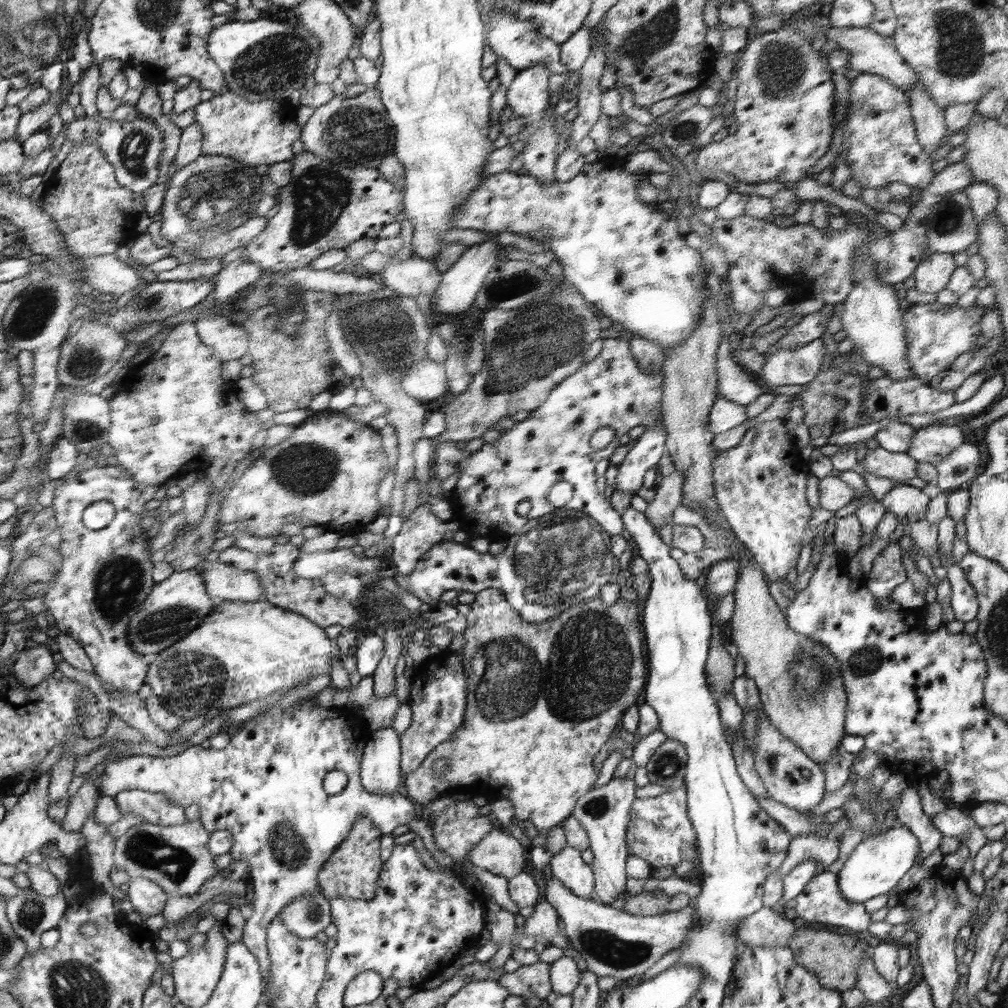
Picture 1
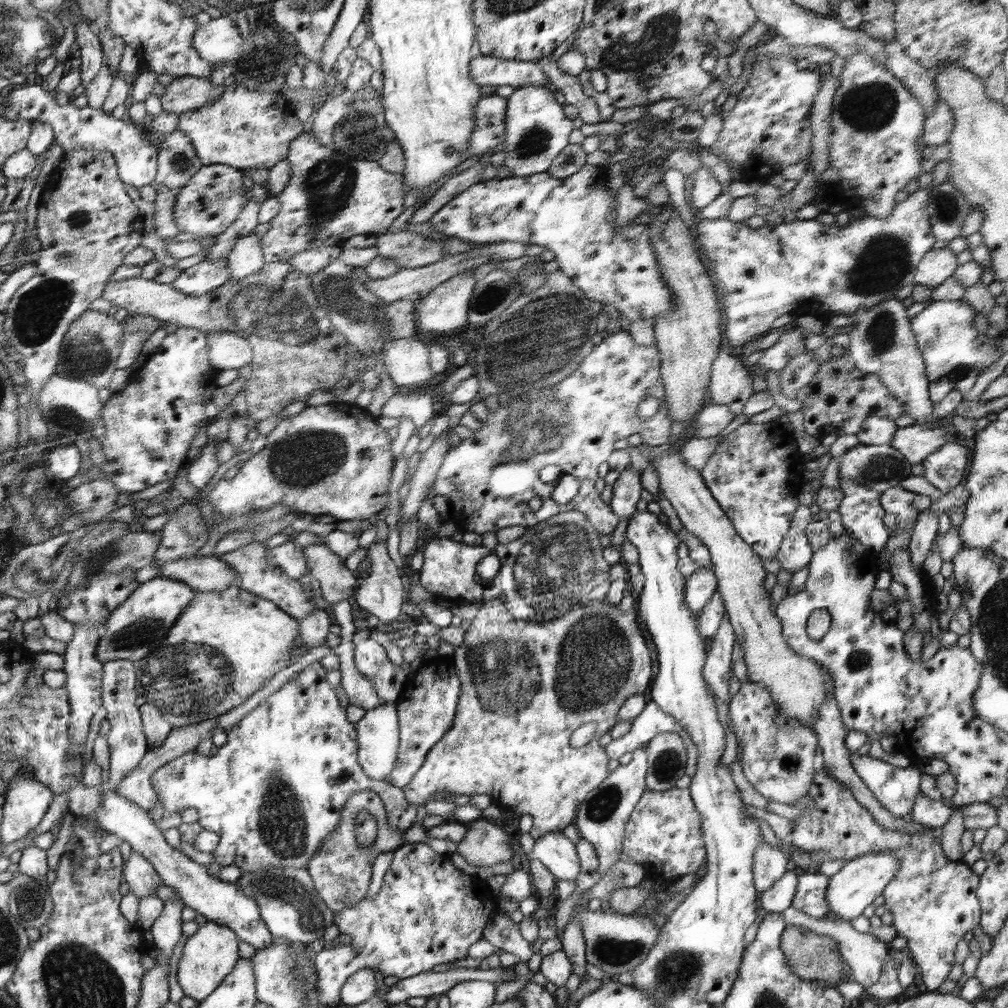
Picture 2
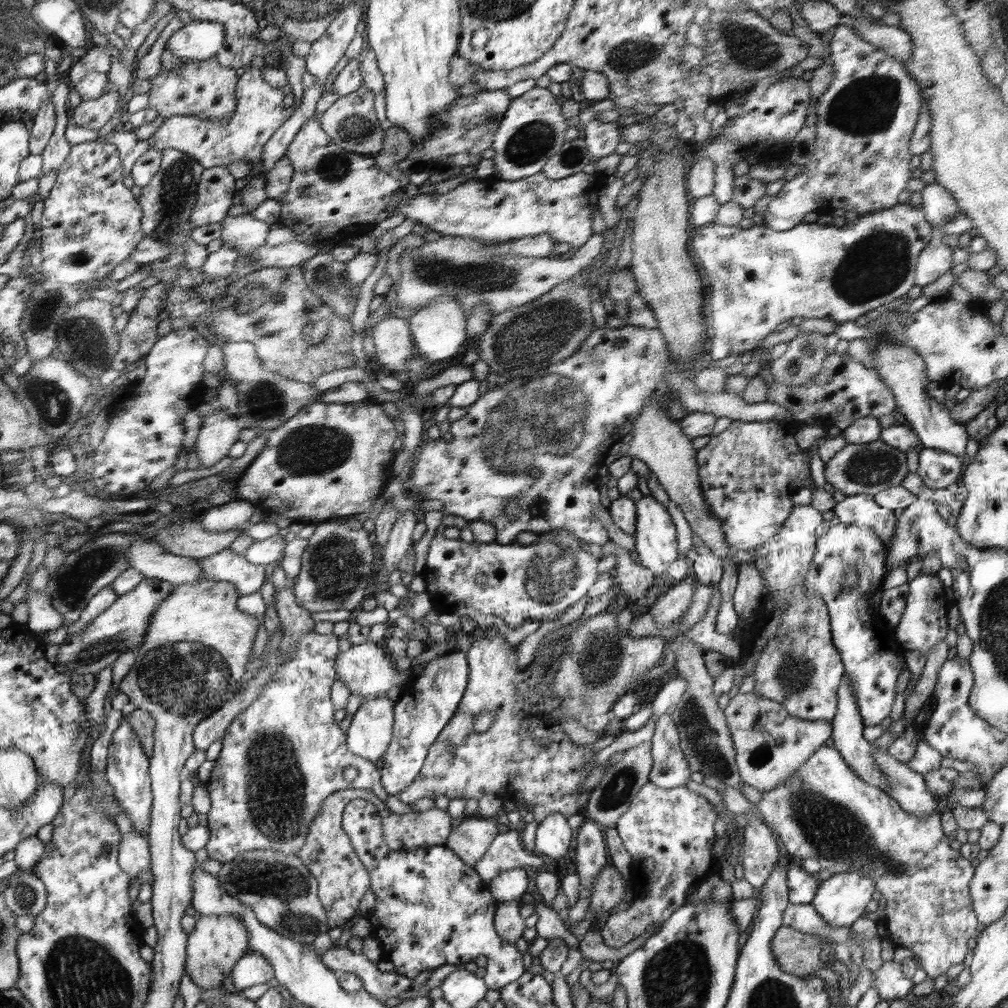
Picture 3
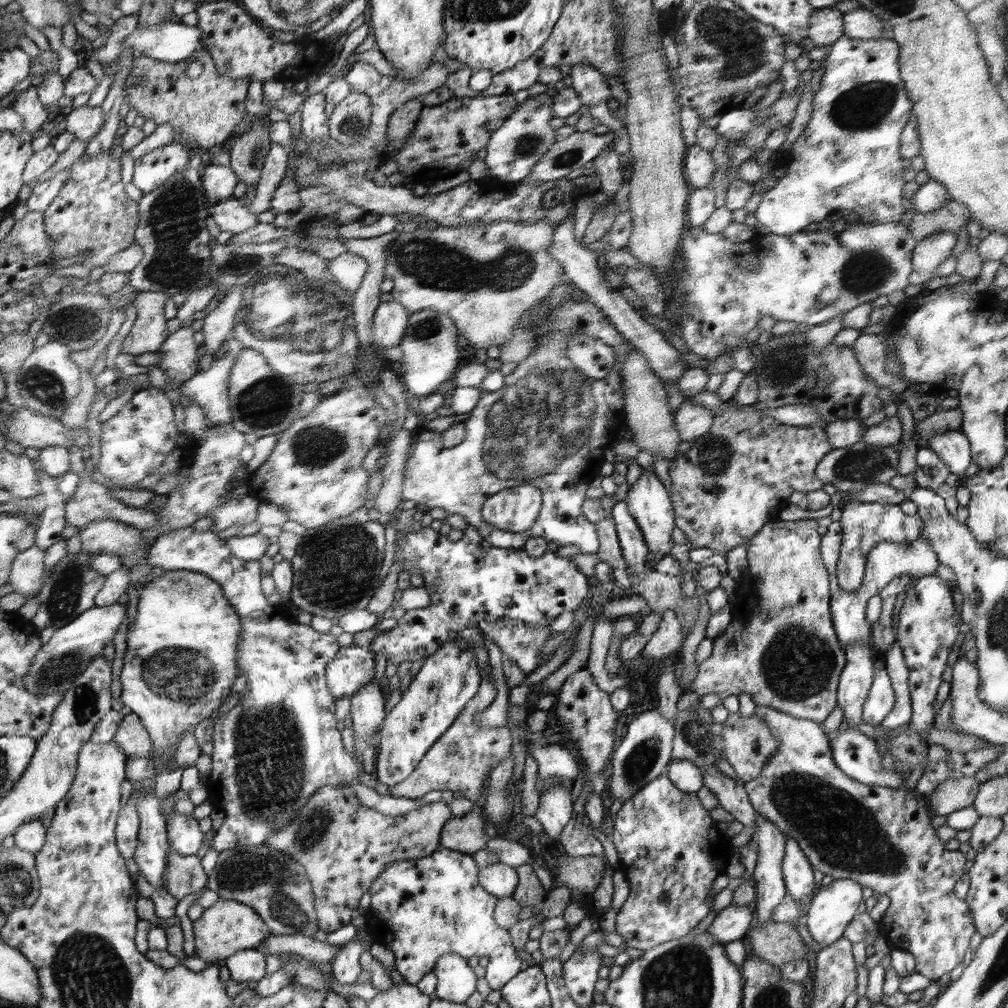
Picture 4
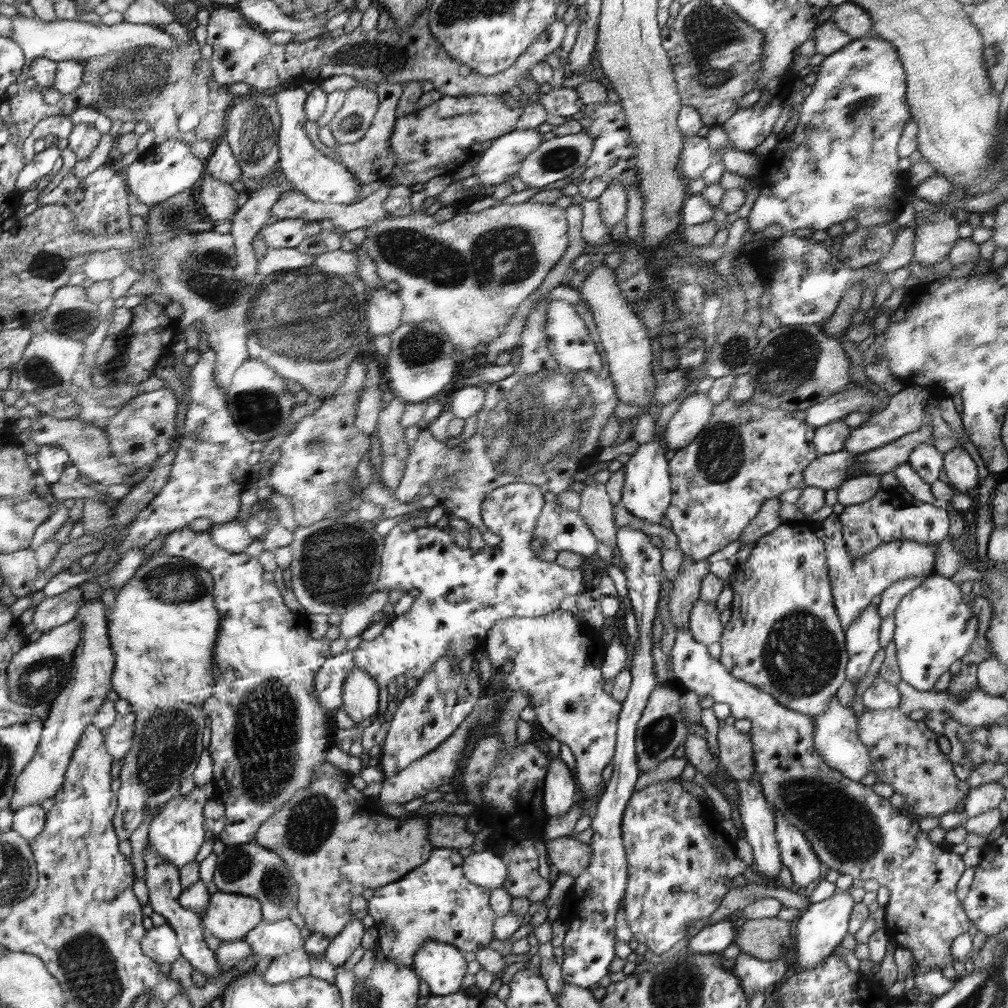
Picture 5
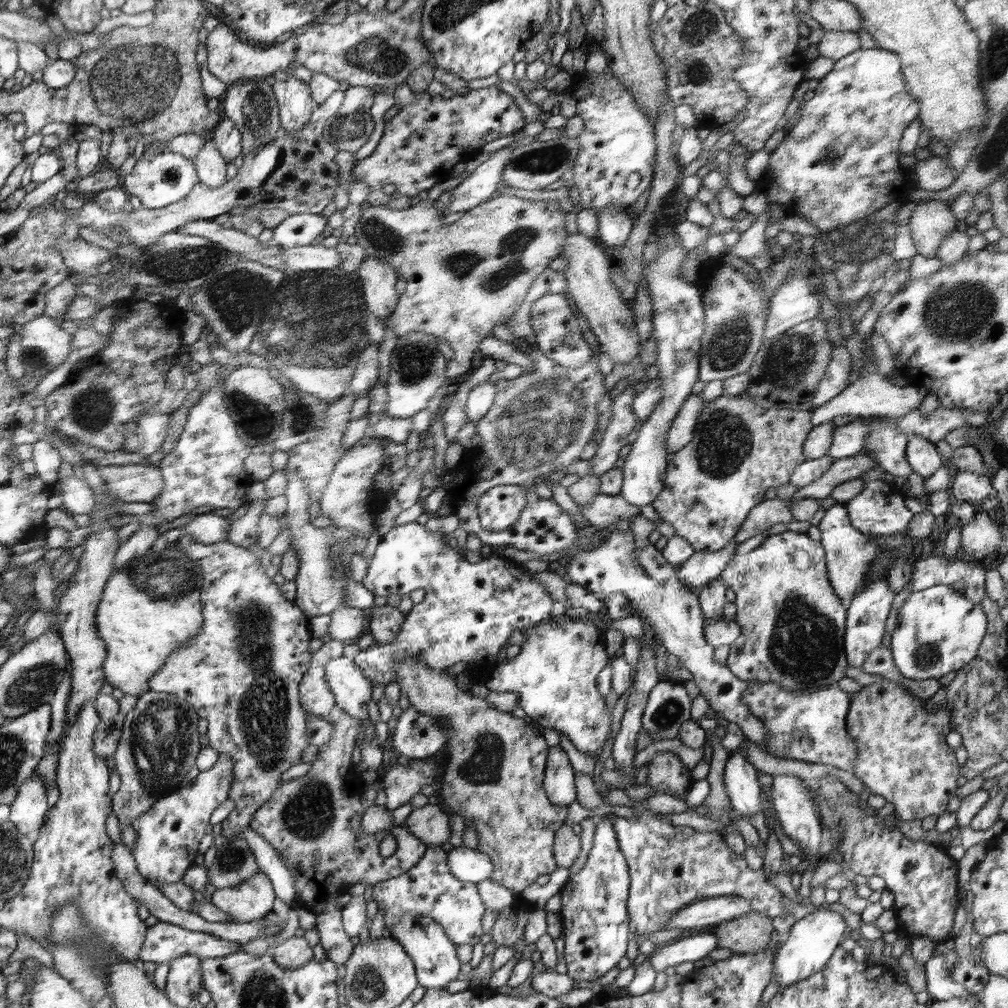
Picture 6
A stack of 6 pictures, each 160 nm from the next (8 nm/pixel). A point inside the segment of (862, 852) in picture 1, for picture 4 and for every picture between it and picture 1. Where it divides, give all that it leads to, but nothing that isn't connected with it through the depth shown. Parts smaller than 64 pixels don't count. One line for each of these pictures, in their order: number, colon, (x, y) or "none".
2: (862, 880)
3: (842, 899)
4: (833, 907)

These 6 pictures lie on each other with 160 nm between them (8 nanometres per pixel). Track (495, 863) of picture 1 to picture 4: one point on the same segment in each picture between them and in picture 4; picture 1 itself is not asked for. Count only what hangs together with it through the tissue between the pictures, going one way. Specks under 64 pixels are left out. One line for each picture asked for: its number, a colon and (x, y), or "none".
2: (485, 844)
3: (470, 841)
4: (467, 834)

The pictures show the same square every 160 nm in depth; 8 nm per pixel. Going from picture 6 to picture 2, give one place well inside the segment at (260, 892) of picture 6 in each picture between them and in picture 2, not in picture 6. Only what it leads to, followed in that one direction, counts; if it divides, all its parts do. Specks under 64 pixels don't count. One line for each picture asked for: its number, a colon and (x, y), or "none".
2: (209, 955)
3: (215, 946)
4: (227, 927)
5: (230, 917)

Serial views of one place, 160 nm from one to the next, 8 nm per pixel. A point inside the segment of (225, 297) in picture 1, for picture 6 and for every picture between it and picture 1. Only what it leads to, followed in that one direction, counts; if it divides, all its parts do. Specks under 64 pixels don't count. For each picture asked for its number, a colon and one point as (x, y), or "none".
2: (246, 258)
3: (244, 232)
4: (230, 215)
5: (221, 202)
6: (211, 169)

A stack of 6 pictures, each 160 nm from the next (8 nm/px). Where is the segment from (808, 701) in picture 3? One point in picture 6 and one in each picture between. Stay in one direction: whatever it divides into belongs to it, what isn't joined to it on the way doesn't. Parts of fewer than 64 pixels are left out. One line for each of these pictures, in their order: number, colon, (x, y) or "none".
4: (781, 647)
5: (784, 637)
6: (792, 625)

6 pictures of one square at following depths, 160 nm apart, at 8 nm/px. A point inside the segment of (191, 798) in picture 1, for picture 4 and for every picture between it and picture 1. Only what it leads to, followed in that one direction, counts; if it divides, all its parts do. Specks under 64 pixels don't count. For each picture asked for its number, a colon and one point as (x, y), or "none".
2: (269, 793)
3: (281, 759)
4: (273, 750)

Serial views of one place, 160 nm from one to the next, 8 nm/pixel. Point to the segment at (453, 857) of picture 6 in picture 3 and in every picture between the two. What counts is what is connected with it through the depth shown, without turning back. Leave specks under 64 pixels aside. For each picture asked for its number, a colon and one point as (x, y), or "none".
3: (511, 885)
4: (500, 880)
5: (482, 867)

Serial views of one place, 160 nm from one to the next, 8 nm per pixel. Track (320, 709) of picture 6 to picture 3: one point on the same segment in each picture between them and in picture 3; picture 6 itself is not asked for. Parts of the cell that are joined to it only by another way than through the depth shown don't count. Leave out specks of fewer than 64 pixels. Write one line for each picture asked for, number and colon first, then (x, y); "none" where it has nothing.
3: (366, 669)
4: (353, 667)
5: (330, 678)

